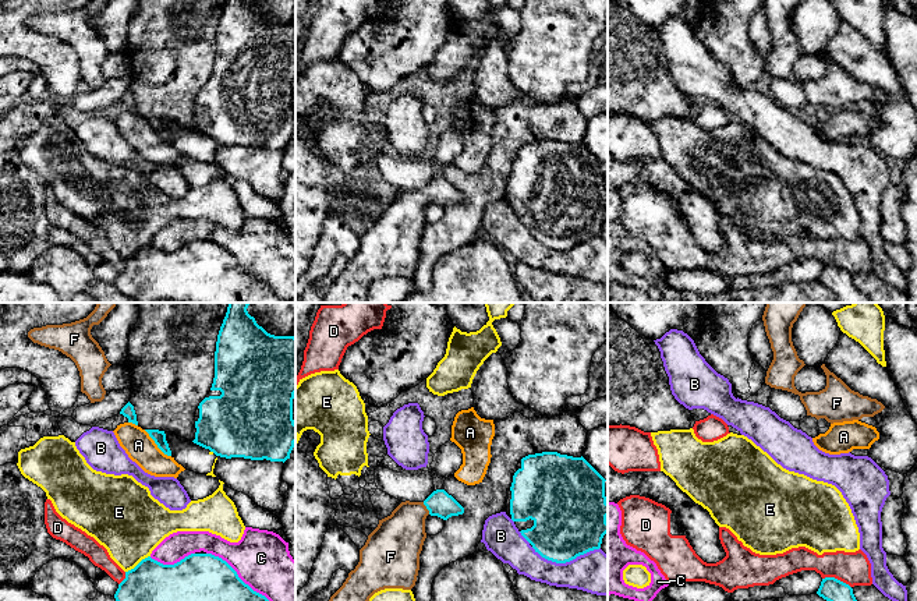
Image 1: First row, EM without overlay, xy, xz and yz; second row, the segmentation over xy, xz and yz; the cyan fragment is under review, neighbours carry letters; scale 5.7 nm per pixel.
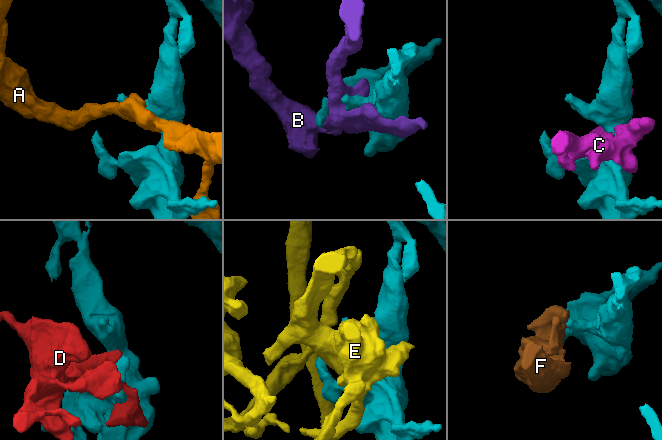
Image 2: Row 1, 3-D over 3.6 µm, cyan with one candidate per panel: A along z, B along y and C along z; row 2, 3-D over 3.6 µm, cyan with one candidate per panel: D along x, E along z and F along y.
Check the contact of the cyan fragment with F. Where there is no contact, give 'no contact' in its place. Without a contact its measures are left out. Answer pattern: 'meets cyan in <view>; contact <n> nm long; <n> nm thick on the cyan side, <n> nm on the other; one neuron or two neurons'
meets cyan in xz; contact 80 nm long; 150 nm thick on the cyan side, 280 nm on the other; one neuron

